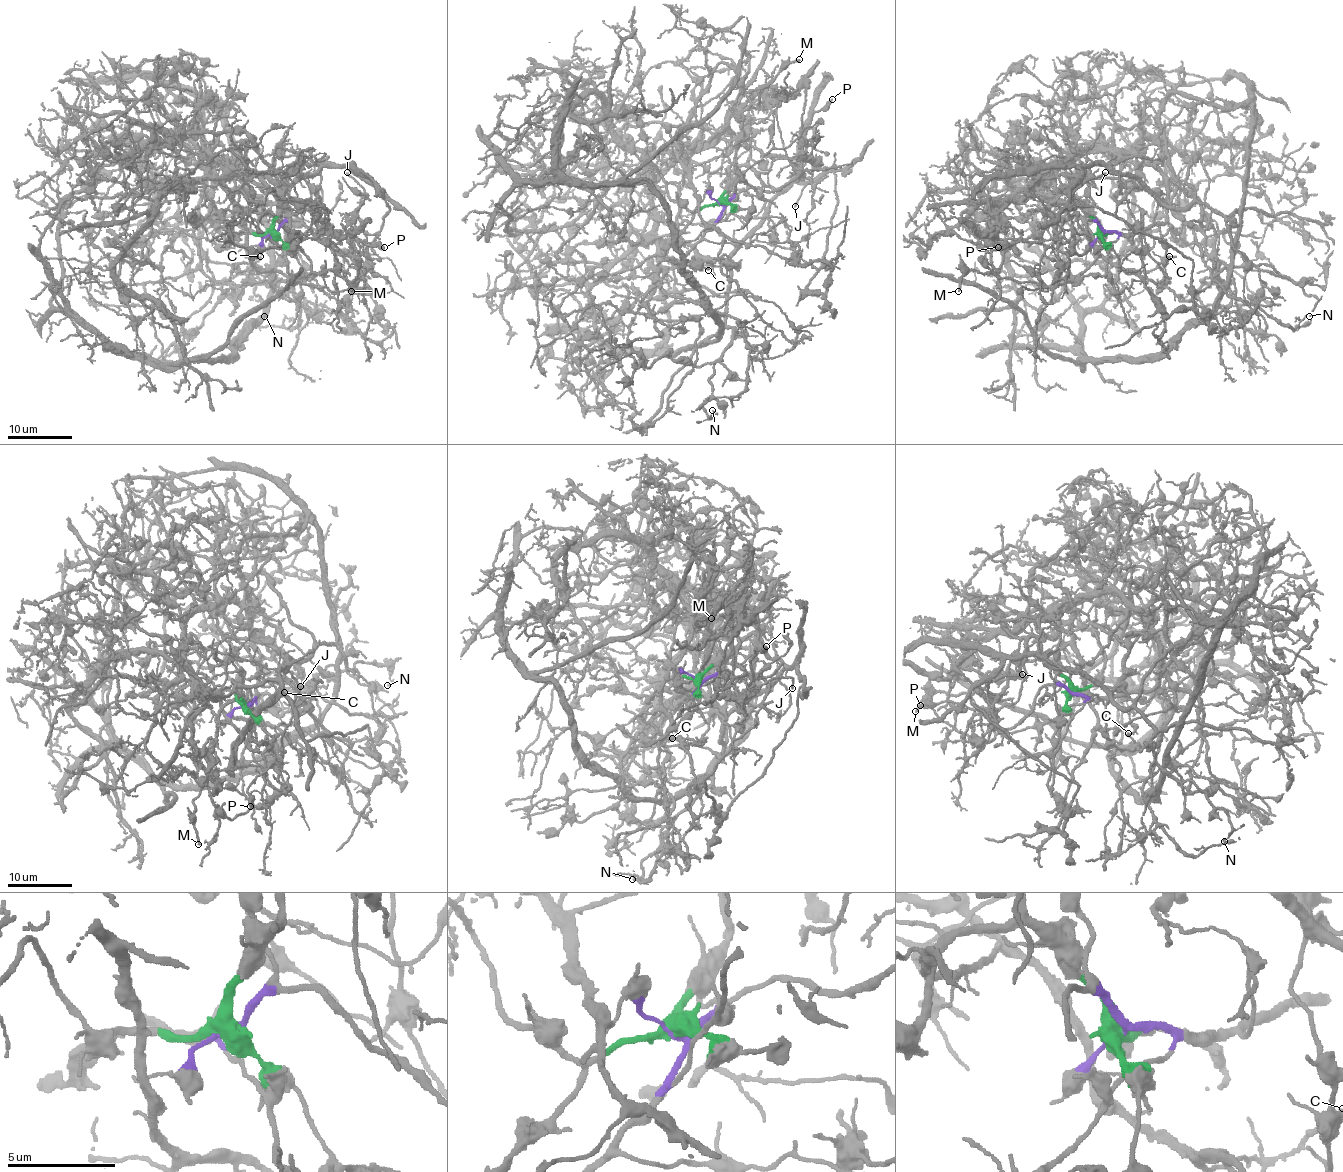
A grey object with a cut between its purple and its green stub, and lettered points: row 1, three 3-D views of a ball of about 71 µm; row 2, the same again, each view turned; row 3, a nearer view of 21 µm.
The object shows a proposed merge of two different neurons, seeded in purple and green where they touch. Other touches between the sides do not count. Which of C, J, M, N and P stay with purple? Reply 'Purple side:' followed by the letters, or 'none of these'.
Purple side: J, P

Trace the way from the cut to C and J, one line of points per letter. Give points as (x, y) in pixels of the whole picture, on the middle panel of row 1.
C: (720, 204), (725, 186), (736, 174), (734, 147), (691, 168), (704, 228), (679, 247), (688, 260), (709, 270)
J: (720, 204), (751, 187), (778, 191), (804, 170), (812, 174), (794, 207)

